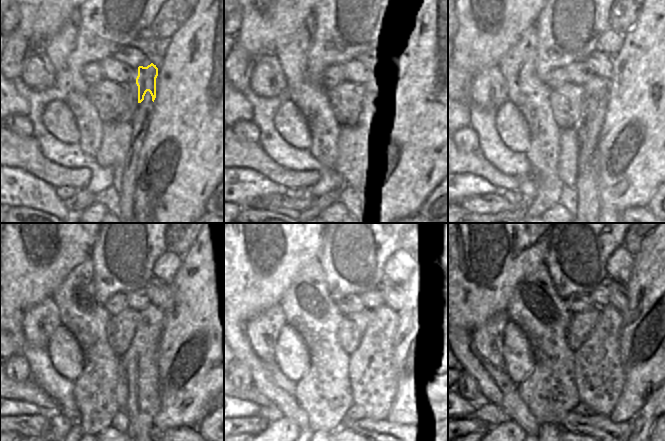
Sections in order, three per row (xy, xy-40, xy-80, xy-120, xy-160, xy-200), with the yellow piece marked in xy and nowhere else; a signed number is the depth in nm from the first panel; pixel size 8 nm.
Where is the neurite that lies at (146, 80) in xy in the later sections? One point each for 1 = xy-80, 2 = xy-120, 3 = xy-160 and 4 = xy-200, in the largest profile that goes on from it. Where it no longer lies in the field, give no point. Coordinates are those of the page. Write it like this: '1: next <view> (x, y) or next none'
1: next xy-80 (589, 126)
2: next xy-120 (140, 363)
3: next xy-160 (372, 364)
4: next xy-200 (598, 373)

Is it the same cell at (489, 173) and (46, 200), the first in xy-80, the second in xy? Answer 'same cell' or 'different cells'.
different cells

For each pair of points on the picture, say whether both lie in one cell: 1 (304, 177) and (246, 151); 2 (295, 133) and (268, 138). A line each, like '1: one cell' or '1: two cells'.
1: one cell
2: two cells

